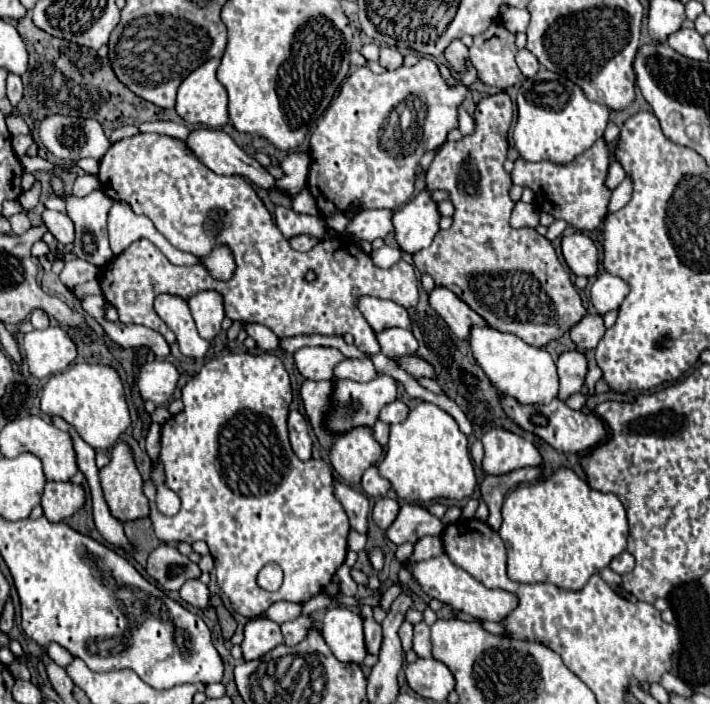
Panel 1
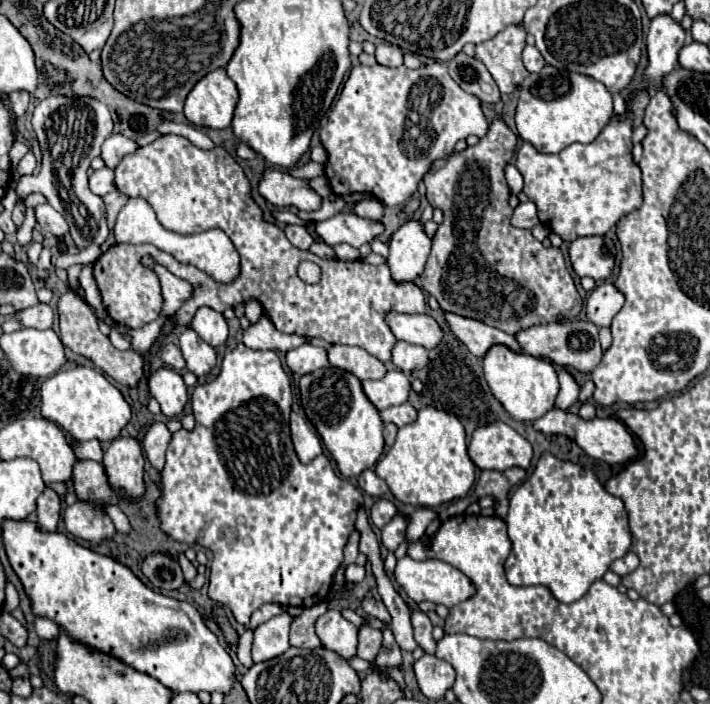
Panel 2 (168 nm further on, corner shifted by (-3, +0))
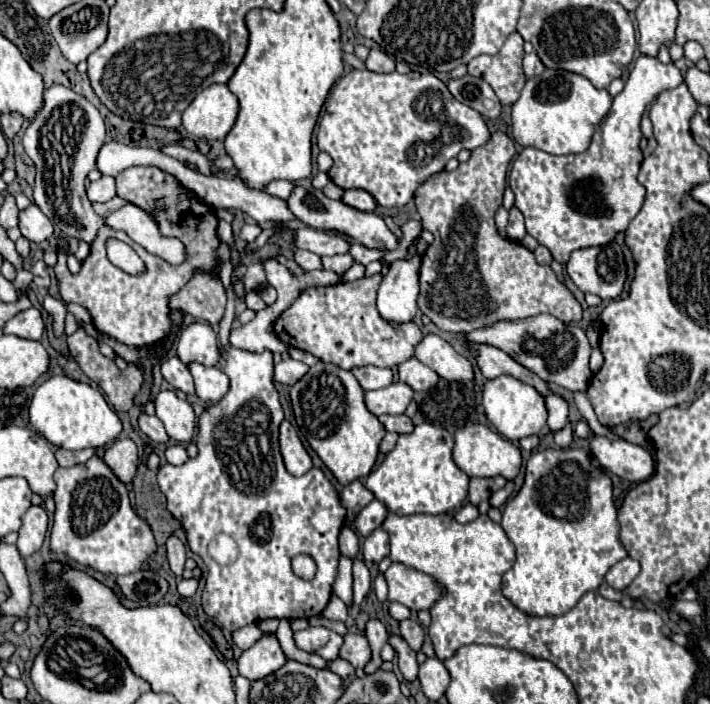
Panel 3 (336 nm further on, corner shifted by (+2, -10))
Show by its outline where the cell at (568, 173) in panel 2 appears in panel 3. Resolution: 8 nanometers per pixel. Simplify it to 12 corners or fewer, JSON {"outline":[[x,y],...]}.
{"outline":[[639,56],[581,154],[525,148],[509,186],[565,266],[609,244],[645,188],[641,116],[683,82]]}

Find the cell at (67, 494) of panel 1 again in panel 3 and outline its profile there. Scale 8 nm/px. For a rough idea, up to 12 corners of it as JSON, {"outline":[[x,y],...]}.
{"outline":[[31,506],[21,516],[17,550],[35,554],[45,540],[47,514]]}

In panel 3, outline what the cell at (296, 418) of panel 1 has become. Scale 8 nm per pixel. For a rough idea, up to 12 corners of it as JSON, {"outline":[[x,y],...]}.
{"outline":[[287,420],[279,428],[279,448],[293,476],[311,470],[298,430]]}

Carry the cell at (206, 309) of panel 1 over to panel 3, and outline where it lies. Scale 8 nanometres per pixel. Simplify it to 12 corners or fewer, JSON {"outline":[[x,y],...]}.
{"outline":[[207,322],[181,332],[177,356],[185,366],[219,362],[217,334]]}

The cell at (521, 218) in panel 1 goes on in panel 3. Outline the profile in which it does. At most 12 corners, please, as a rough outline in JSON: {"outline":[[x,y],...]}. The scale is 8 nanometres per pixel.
{"outline":[[513,206],[509,210],[507,234],[511,240],[523,240],[523,214]]}

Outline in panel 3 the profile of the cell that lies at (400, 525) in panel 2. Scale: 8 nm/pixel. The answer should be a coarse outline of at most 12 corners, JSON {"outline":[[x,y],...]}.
{"outline":[[377,528],[363,542],[363,558],[389,556],[389,536]]}

